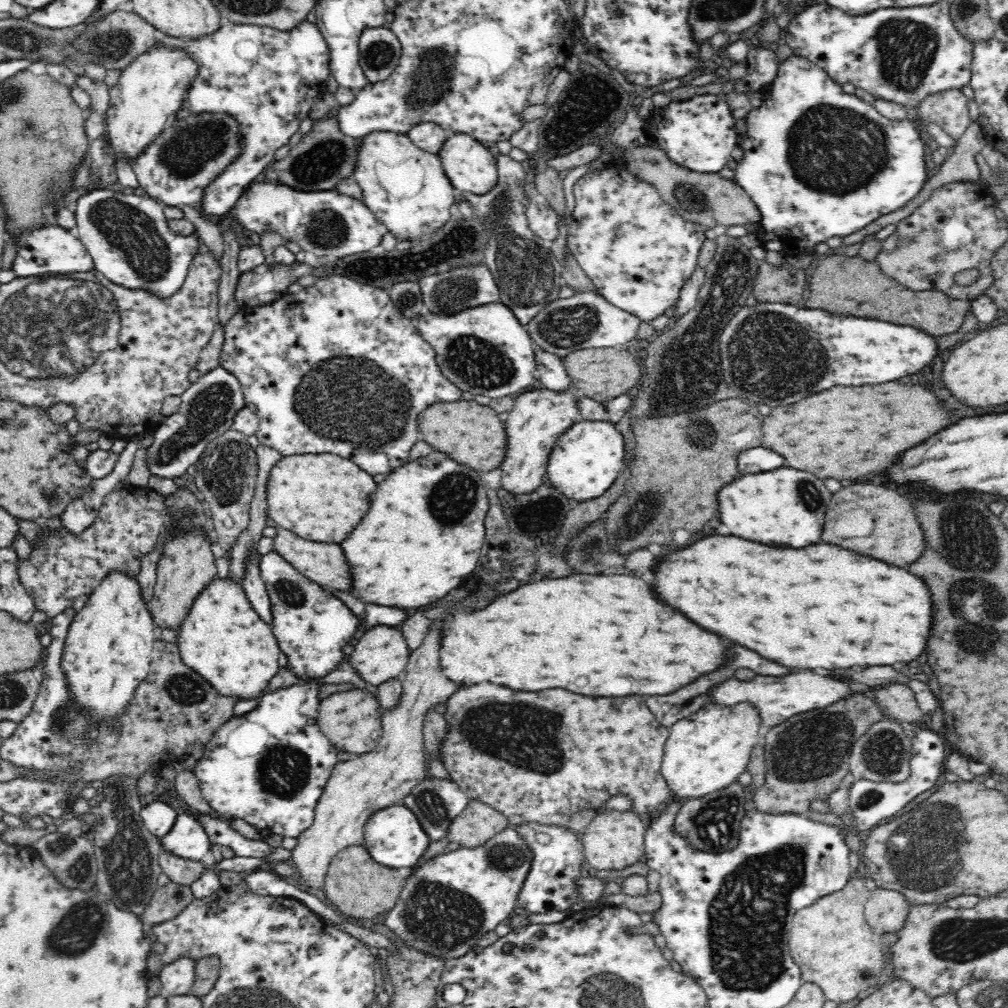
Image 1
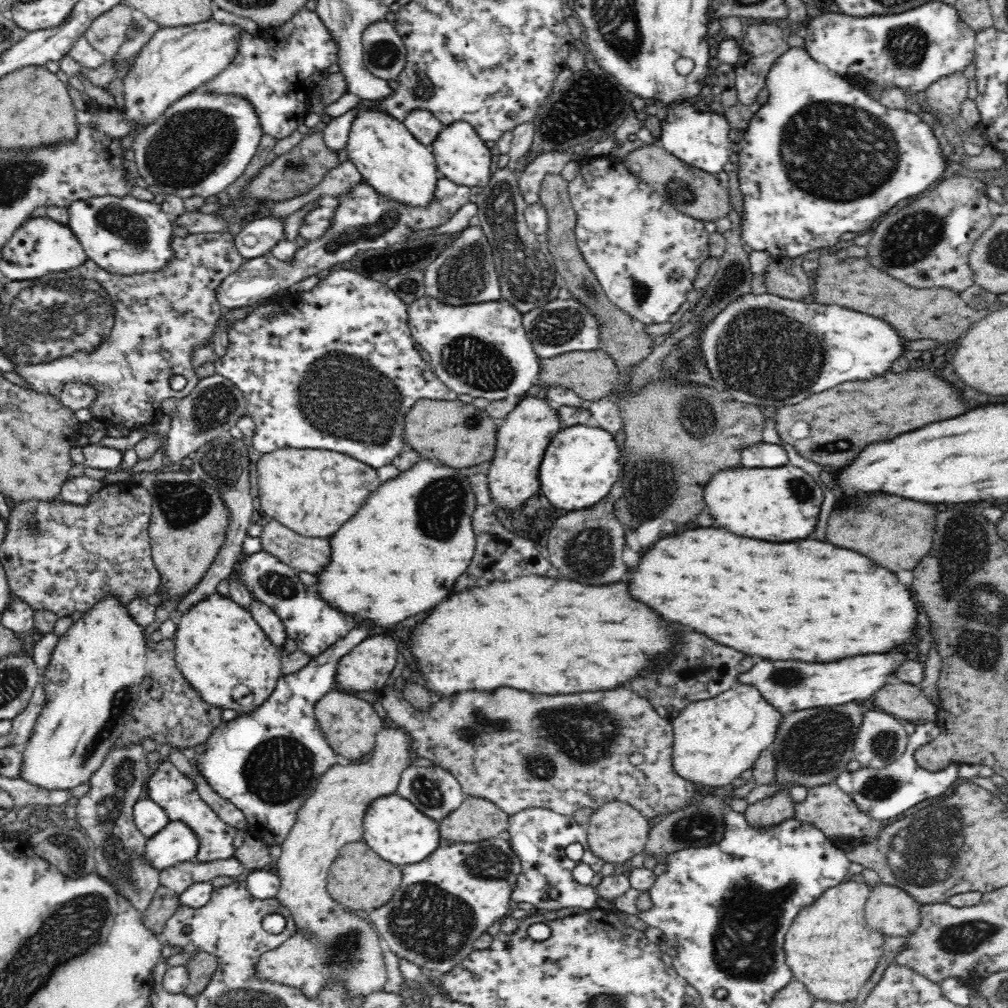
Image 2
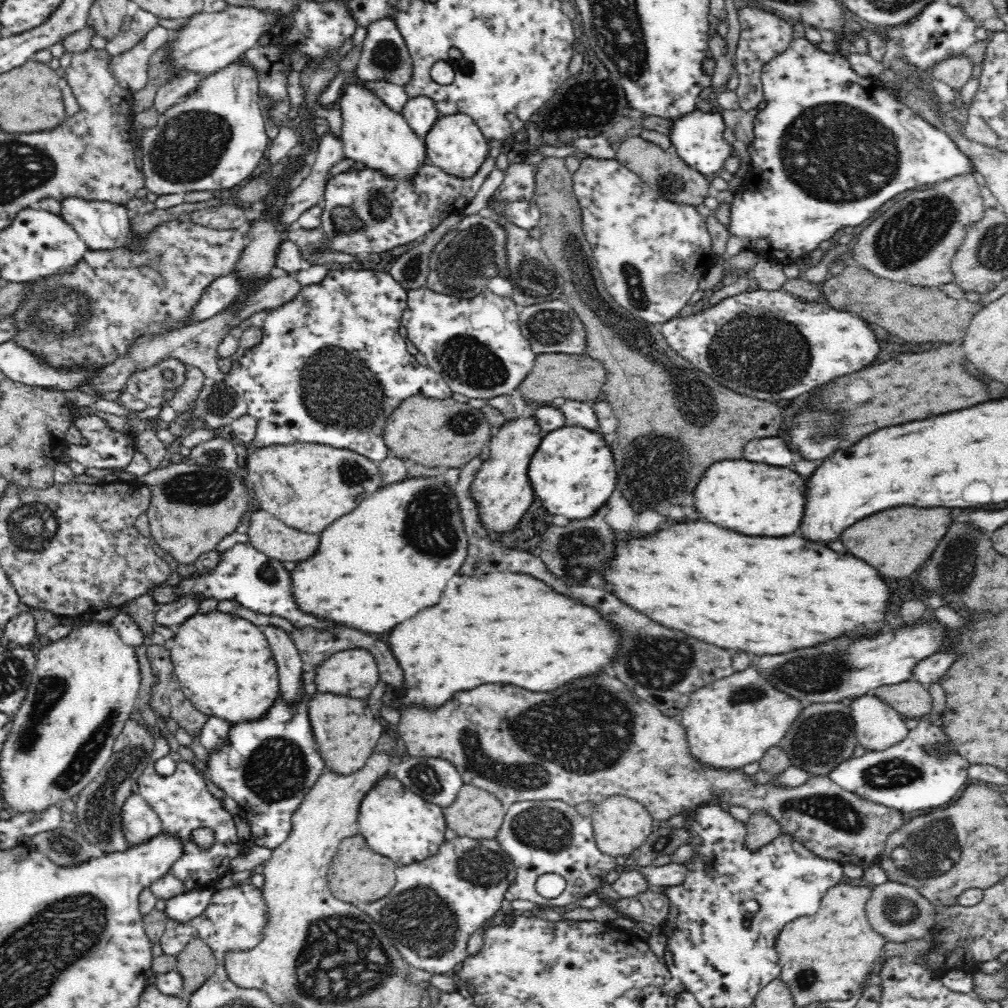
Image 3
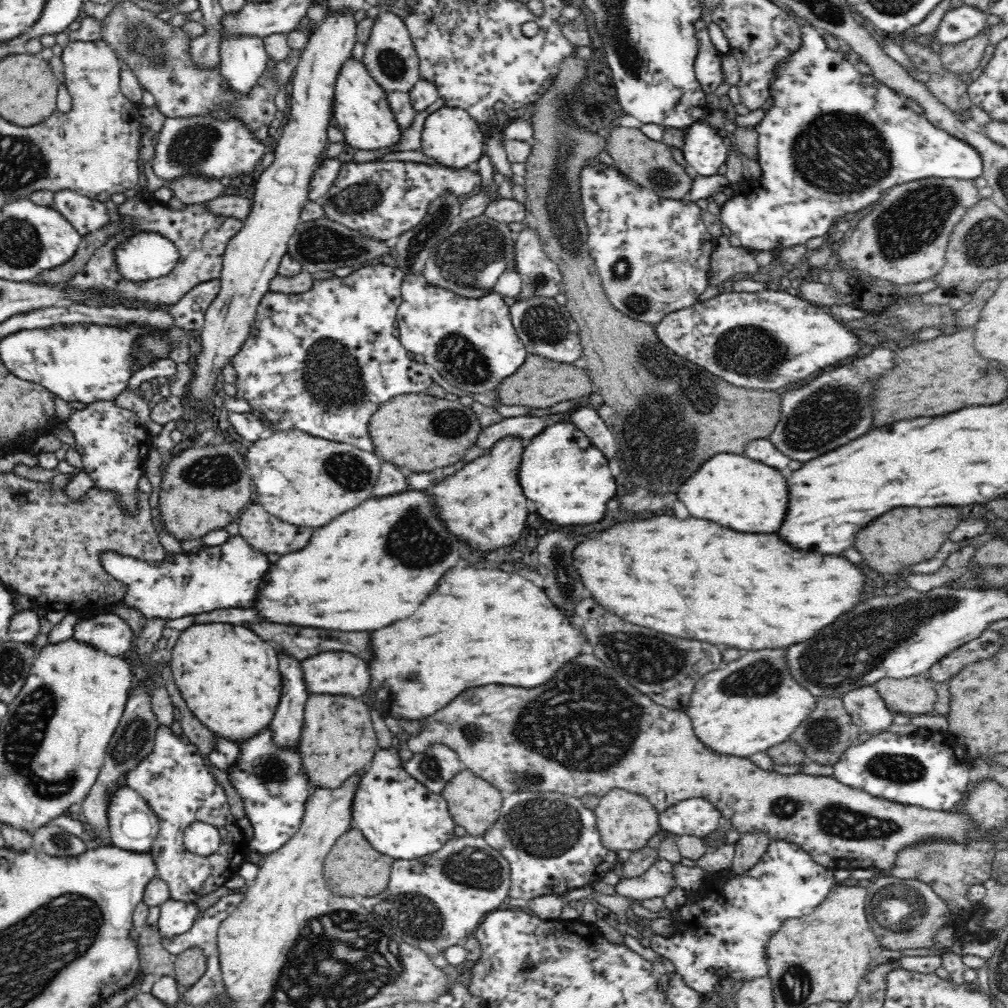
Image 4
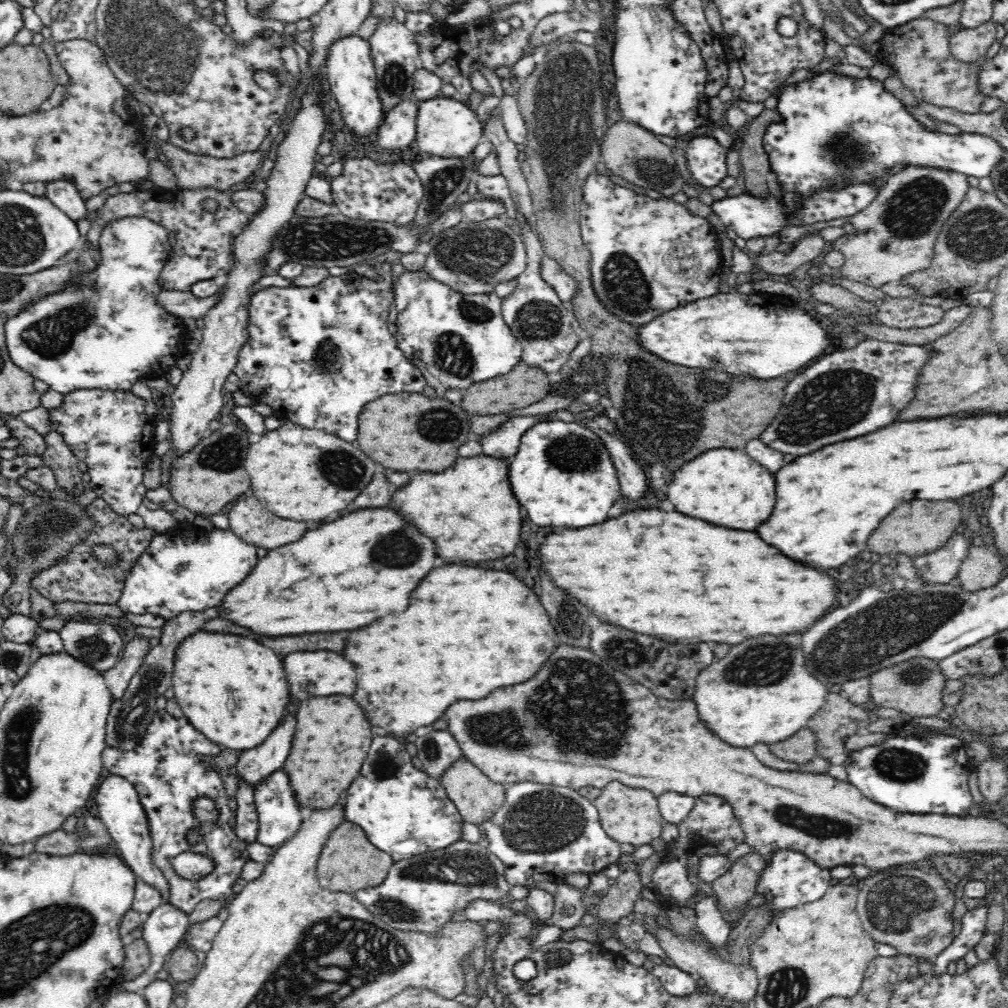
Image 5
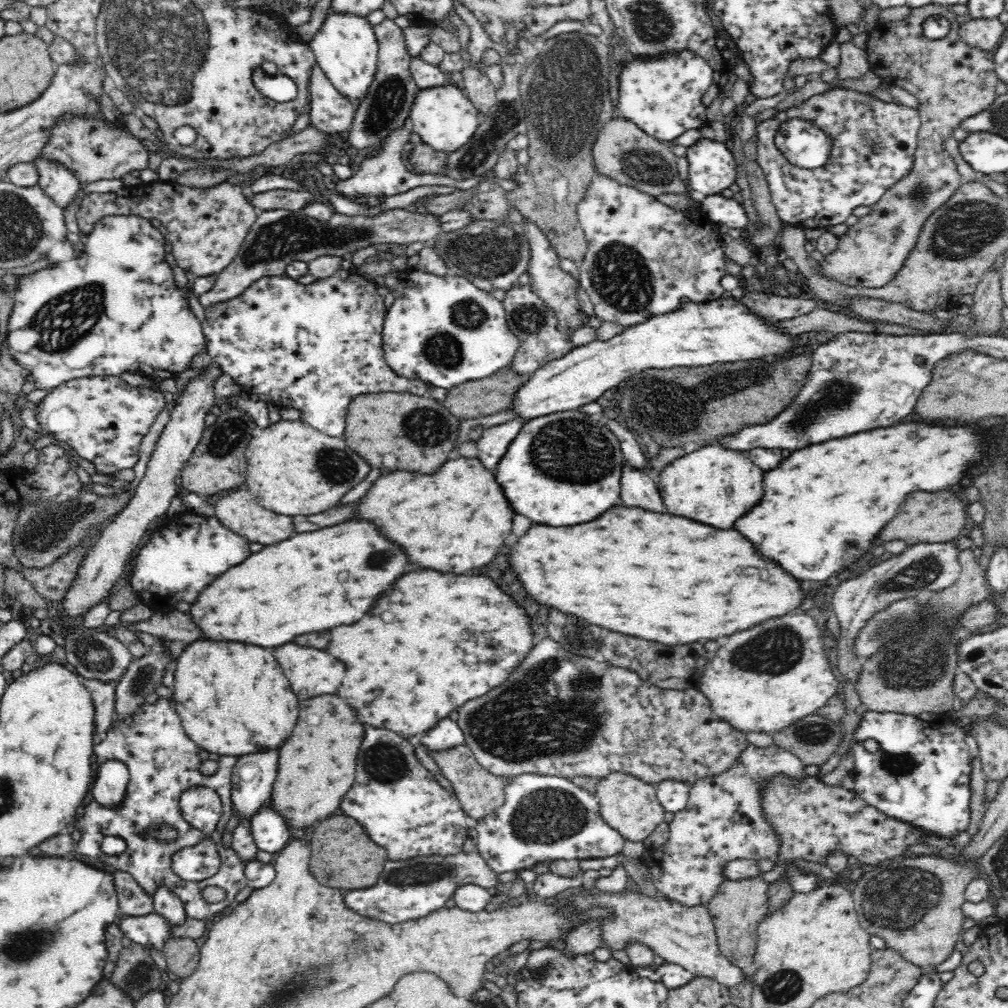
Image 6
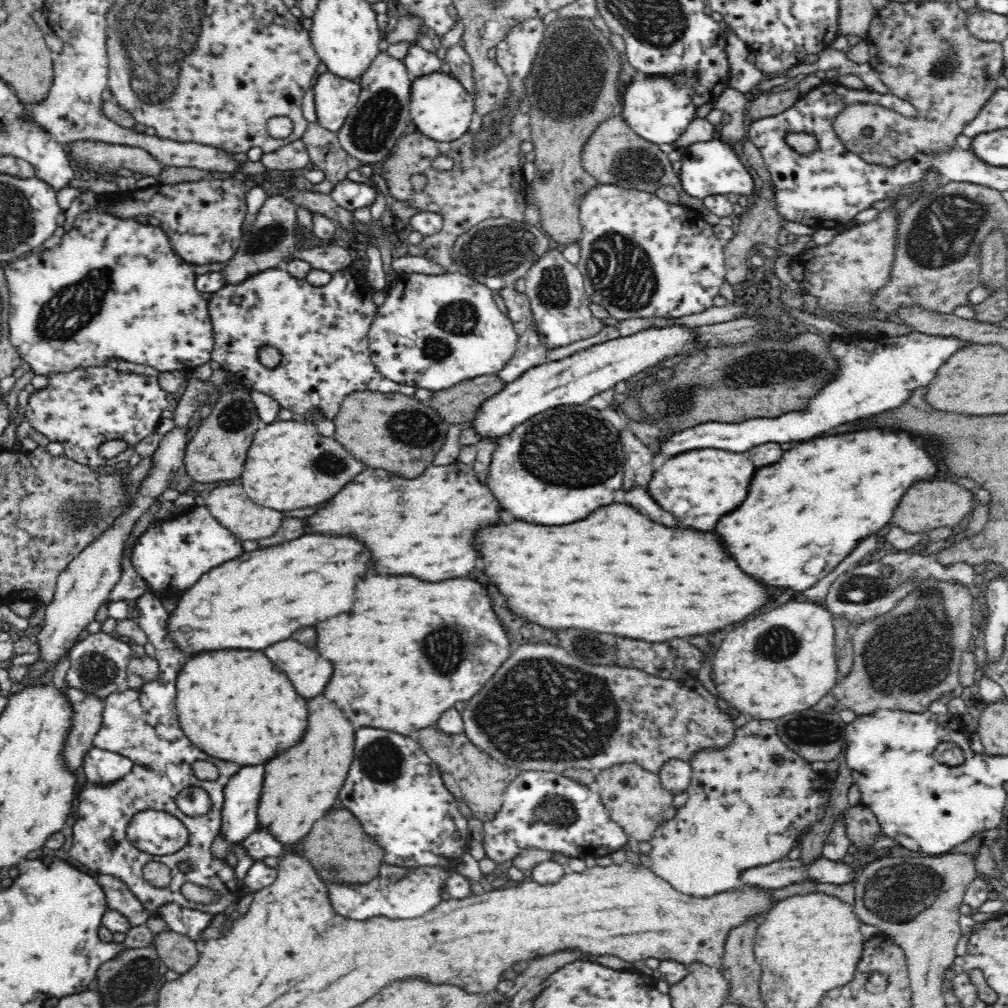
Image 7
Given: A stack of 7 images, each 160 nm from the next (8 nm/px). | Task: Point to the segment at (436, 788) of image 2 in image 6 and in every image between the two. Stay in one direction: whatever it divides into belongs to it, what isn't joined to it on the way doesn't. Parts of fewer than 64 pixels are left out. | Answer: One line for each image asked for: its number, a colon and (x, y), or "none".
3: (436, 780)
4: (434, 768)
5: (438, 750)
6: (447, 735)

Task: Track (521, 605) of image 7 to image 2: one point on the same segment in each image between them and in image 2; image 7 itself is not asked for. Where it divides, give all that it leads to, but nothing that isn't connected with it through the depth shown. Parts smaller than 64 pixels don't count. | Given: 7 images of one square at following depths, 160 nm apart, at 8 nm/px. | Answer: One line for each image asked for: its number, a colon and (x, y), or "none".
2: (811, 601)
3: (762, 595)
4: (693, 579)
5: (680, 579)
6: (660, 577)

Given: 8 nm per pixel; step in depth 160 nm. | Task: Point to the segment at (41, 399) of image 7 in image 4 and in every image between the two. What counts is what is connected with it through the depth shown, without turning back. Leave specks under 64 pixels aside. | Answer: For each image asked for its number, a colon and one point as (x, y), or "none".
4: (114, 447)
5: (112, 432)
6: (104, 419)

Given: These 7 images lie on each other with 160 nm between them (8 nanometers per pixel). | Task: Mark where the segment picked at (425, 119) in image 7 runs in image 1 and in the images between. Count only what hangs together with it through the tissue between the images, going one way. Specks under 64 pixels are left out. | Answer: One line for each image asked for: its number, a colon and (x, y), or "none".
1: (468, 163)
2: (461, 156)
3: (455, 144)
4: (452, 138)
5: (446, 128)
6: (444, 118)

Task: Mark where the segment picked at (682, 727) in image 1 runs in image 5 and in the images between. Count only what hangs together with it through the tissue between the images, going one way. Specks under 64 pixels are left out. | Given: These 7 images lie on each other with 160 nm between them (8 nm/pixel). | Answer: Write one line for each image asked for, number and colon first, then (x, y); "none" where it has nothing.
2: (715, 740)
3: (729, 723)
4: (751, 706)
5: (760, 693)

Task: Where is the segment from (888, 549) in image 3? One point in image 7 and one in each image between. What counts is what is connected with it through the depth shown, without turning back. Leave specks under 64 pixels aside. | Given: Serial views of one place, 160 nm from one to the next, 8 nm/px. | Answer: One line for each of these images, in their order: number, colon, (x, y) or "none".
4: (907, 535)
5: (916, 528)
6: (946, 517)
7: (927, 505)

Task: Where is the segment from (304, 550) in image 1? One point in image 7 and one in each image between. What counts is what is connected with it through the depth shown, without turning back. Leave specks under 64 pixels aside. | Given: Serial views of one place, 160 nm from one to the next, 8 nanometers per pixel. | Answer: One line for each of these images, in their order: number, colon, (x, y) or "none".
2: (309, 555)
3: (280, 542)
4: (268, 534)
5: (253, 524)
6: (239, 511)
7: (229, 505)

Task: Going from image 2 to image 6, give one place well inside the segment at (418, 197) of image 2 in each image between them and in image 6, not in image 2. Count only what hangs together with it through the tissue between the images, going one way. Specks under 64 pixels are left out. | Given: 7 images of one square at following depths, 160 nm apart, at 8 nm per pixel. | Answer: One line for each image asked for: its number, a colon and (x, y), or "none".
3: (372, 134)
4: (361, 109)
5: (350, 75)
6: (346, 49)

